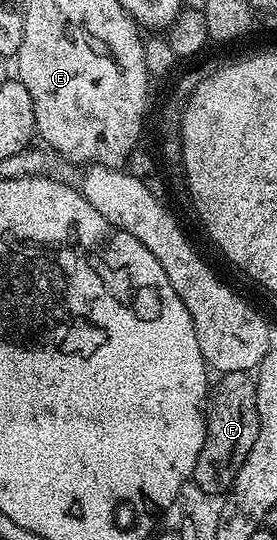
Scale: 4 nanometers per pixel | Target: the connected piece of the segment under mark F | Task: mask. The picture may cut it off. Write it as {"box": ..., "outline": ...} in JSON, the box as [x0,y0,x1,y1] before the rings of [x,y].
{"box":[192,372,259,494],"outline":[[[226,372],[212,385],[207,397],[205,441],[195,462],[192,483],[207,494],[225,494],[235,482],[240,467],[247,459],[259,433],[259,414],[256,412],[256,382],[248,372]]]}

